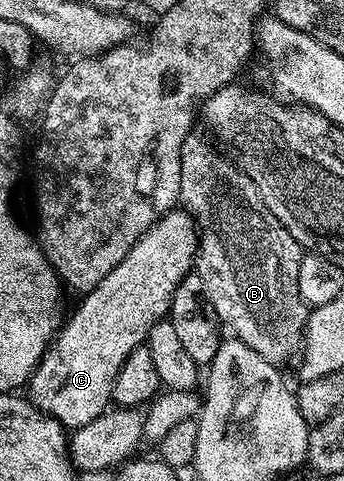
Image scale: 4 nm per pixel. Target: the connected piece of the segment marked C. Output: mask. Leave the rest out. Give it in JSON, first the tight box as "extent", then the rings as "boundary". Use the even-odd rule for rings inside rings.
{"extent":[27,207,199,431],"boundary":[[[174,207],[157,219],[157,222],[147,230],[142,237],[133,244],[131,251],[127,253],[123,259],[123,263],[119,263],[119,267],[115,267],[115,271],[111,271],[111,275],[107,275],[107,279],[103,279],[103,283],[95,286],[90,293],[84,294],[80,298],[81,301],[77,305],[77,310],[72,310],[71,316],[64,322],[62,329],[53,338],[53,344],[49,350],[43,355],[43,359],[35,367],[35,371],[29,376],[27,382],[27,396],[41,412],[51,415],[66,430],[72,431],[83,427],[87,423],[91,423],[95,419],[99,419],[101,414],[110,408],[113,400],[113,388],[115,387],[115,375],[119,375],[119,367],[123,367],[123,363],[127,359],[127,355],[131,355],[131,351],[142,348],[148,342],[151,327],[155,327],[155,323],[166,320],[171,307],[171,299],[175,295],[175,287],[179,287],[179,283],[183,283],[183,279],[188,273],[194,272],[195,262],[197,260],[197,243],[199,240],[199,230],[192,217],[180,207]]]}

